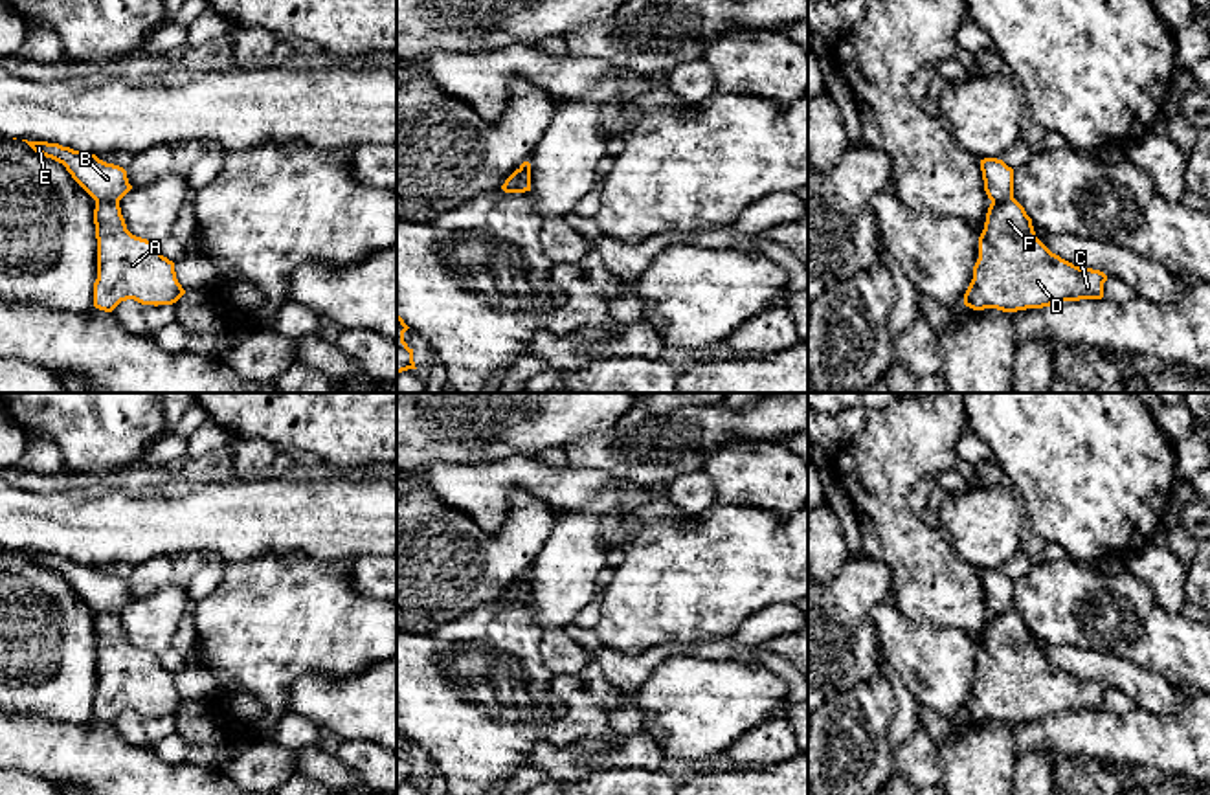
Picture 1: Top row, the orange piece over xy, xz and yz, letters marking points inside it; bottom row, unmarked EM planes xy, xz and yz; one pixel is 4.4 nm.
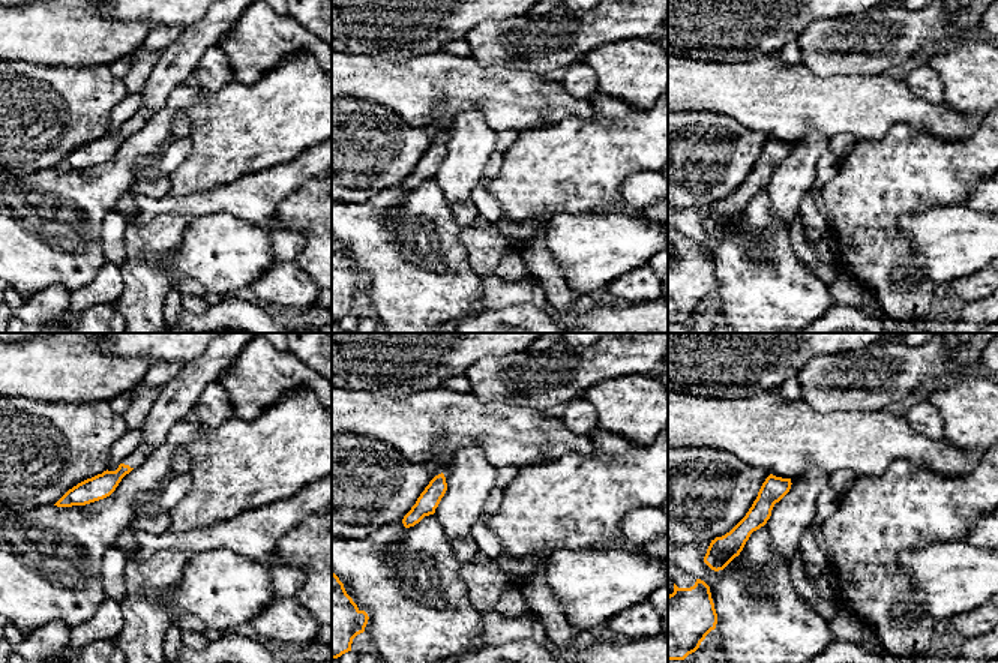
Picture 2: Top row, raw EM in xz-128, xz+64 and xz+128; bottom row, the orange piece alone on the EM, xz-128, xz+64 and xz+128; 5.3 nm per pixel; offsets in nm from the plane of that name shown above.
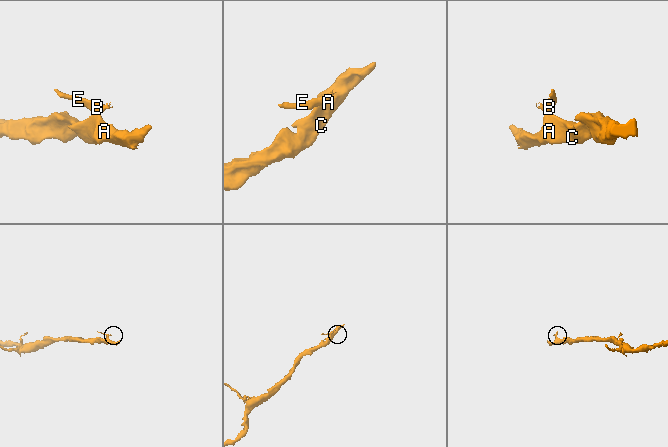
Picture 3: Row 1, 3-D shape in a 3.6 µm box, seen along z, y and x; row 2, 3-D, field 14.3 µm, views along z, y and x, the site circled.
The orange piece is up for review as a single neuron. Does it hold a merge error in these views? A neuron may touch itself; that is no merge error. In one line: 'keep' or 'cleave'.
cleave

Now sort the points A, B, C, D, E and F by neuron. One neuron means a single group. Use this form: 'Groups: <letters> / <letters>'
Groups: A C D F / B E

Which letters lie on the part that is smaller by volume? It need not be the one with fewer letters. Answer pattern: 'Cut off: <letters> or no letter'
Cut off: B, E

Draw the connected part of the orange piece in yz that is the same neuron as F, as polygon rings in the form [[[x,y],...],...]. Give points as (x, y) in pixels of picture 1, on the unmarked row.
[[[1010,608],[992,613],[984,641],[979,648],[979,670],[973,690],[964,705],[964,716],[973,722],[997,720],[1017,723],[1043,720],[1063,712],[1102,711],[1107,687],[1100,681],[1080,679],[1052,665],[1037,648],[1025,619]]]

